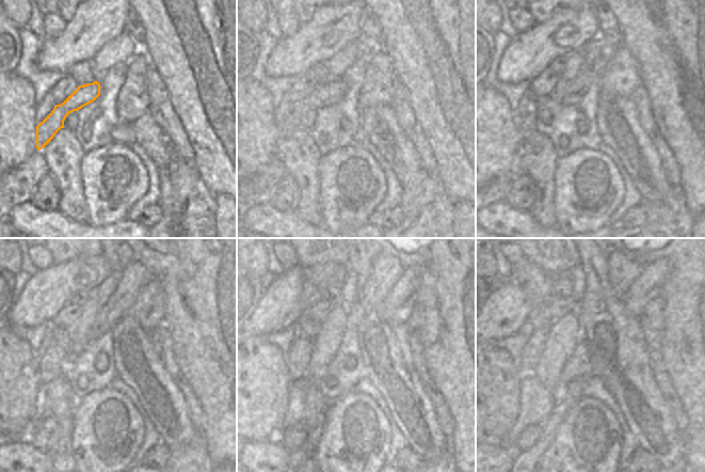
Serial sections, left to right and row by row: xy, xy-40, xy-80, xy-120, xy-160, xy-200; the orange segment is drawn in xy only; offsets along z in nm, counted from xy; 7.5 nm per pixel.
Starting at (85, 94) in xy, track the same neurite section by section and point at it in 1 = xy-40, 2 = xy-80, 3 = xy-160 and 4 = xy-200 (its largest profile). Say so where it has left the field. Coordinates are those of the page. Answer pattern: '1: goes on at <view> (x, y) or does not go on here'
1: goes on at xy-40 (331, 93)
2: goes on at xy-80 (601, 50)
3: goes on at xy-160 (382, 271)
4: goes on at xy-200 (623, 271)

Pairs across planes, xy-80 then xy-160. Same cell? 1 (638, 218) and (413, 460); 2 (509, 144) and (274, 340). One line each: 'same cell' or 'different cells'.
1: same cell
2: different cells

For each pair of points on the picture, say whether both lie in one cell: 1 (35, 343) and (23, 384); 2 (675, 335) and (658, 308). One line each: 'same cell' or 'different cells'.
1: different cells
2: different cells

